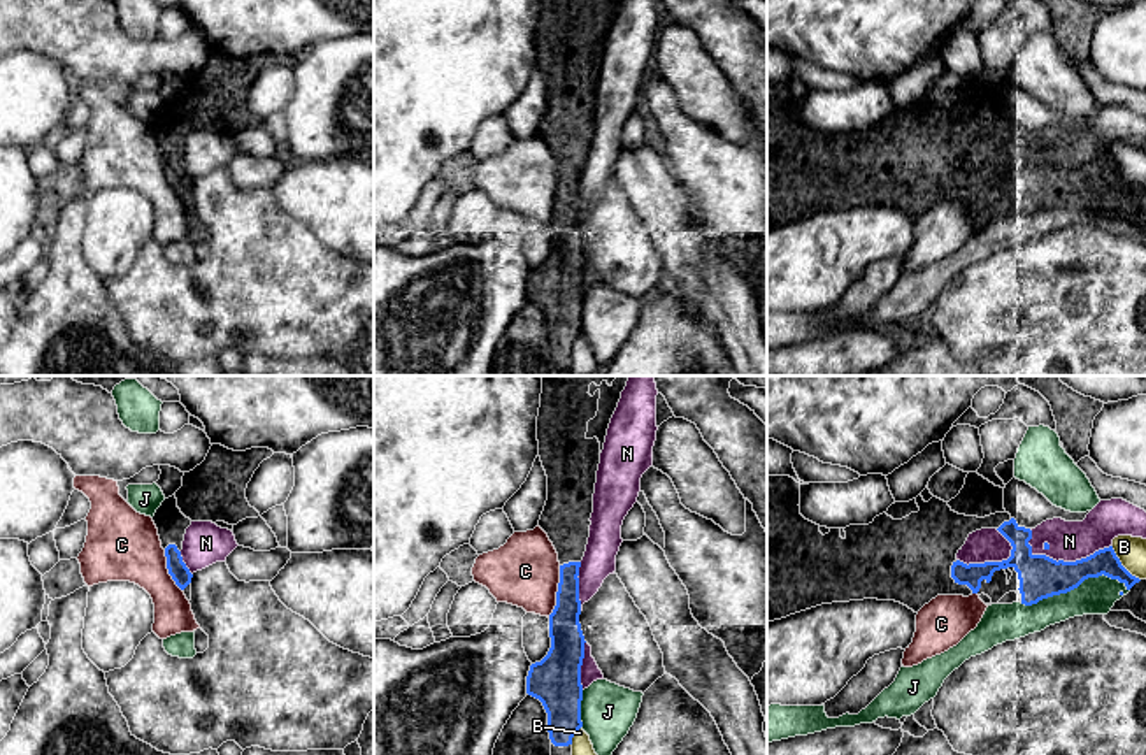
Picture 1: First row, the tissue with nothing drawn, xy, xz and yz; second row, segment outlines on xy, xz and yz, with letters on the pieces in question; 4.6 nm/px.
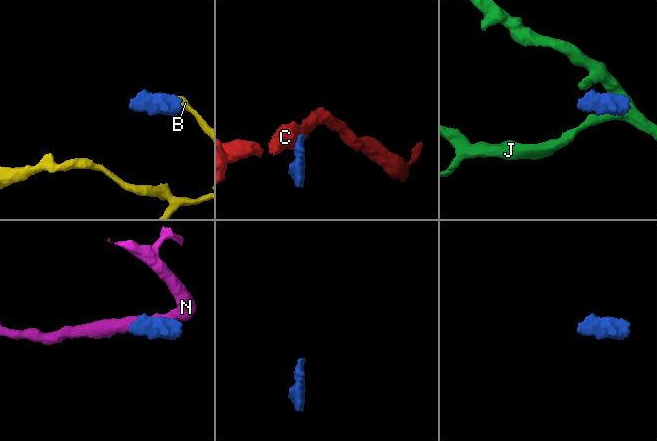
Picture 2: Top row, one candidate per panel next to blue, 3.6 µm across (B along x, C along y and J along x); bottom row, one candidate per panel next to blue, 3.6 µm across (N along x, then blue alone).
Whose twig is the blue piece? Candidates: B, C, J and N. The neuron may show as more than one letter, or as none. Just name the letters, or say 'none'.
none

